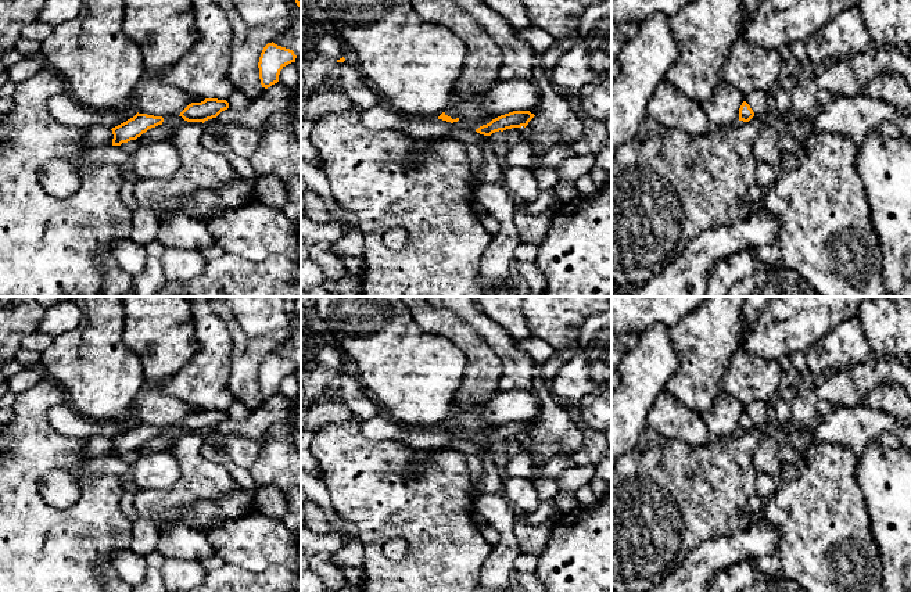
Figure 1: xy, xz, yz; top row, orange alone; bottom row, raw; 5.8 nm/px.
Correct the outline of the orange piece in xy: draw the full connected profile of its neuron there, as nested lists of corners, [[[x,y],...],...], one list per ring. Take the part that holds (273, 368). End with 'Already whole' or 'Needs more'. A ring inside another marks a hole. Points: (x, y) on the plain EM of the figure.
[[[268,354],[259,367],[258,378],[259,378],[259,390],[262,398],[268,399],[272,395],[279,392],[280,381],[295,373],[297,366],[293,360],[281,358],[272,354]]]. Already whole

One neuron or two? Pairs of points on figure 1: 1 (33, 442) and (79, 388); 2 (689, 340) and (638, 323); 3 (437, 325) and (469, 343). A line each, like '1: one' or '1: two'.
1: two
2: two
3: one

